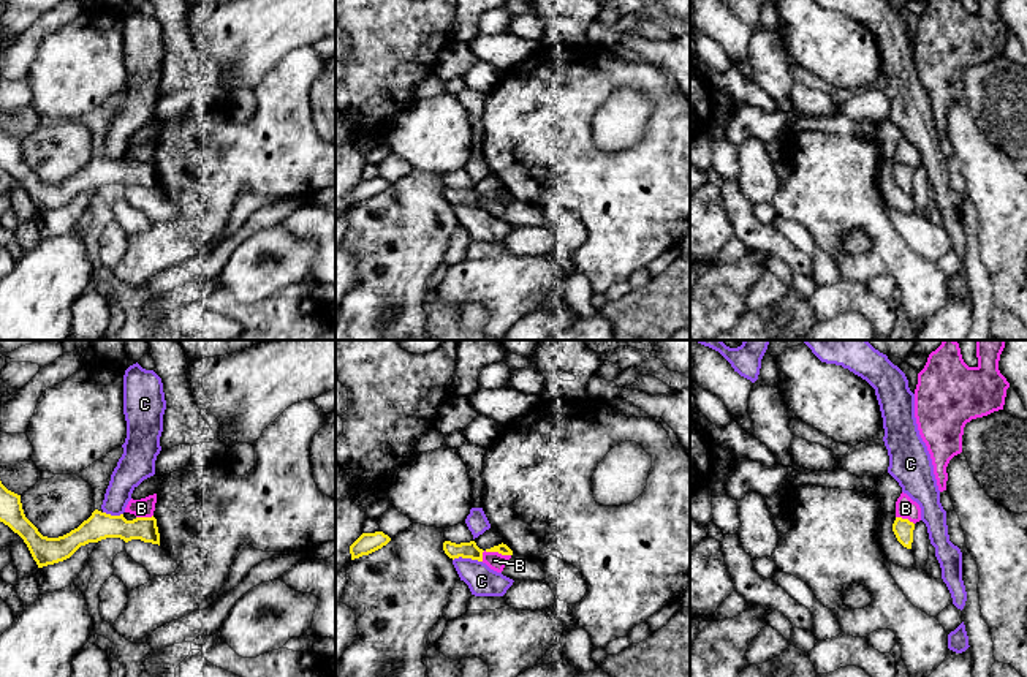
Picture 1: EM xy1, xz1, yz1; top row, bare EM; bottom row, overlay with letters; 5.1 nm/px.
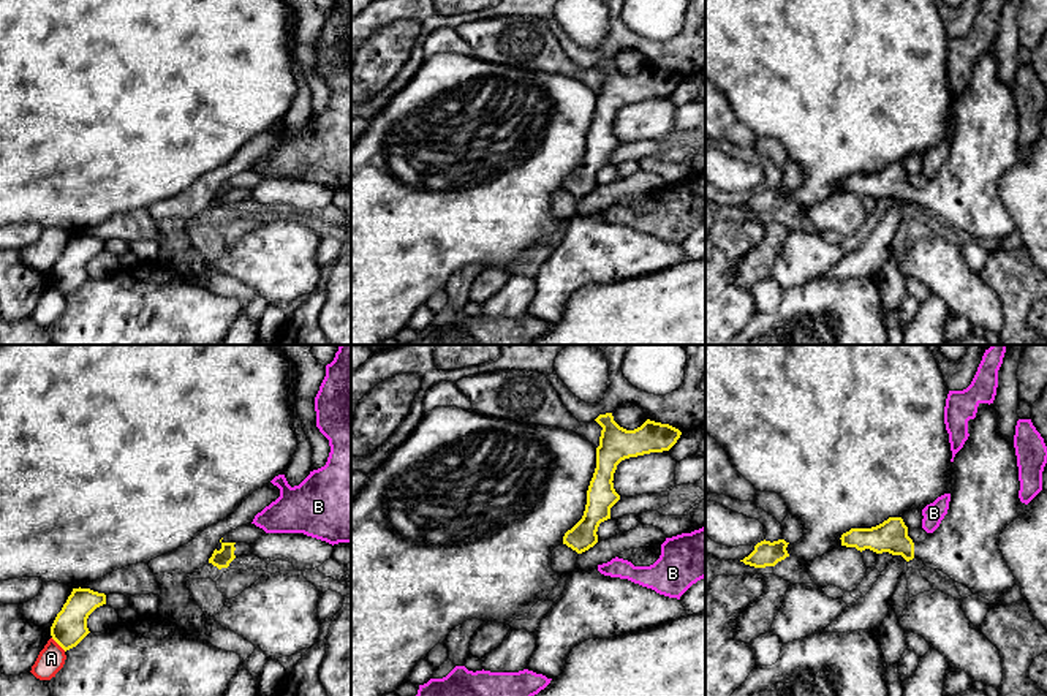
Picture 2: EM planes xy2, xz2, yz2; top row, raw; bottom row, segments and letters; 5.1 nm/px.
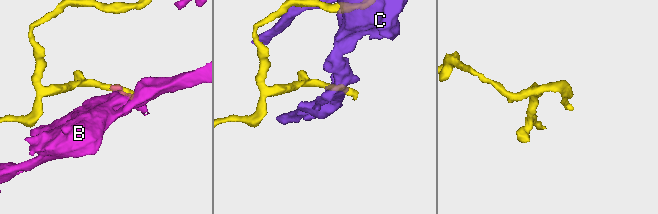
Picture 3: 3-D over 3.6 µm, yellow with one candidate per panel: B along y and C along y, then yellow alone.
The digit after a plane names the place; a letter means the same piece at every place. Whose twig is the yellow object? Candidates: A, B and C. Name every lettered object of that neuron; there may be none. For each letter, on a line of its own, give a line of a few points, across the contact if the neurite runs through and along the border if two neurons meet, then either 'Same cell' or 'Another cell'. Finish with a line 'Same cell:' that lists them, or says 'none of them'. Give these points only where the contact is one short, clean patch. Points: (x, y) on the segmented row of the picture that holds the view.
A: Line: xy2 (51, 638), (65, 650). Another cell
B: Line: xz1 (510, 555), (485, 551), (481, 560). Another cell
C: Another cell
Same cell: none of them

